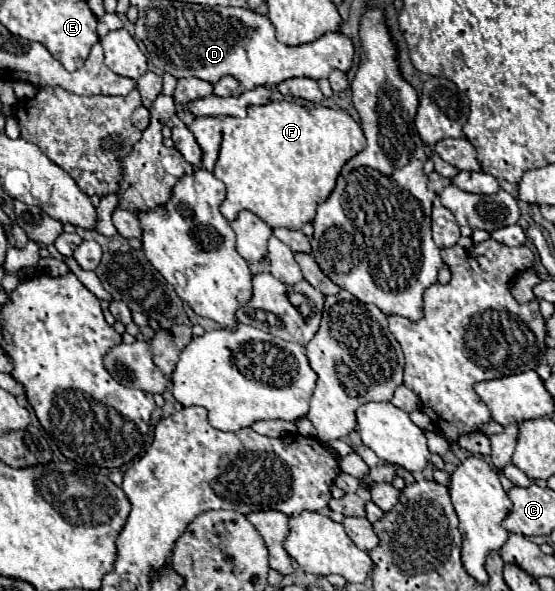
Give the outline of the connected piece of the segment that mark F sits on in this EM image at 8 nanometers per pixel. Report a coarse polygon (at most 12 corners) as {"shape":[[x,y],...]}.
{"shape":[[294,101],[196,117],[202,165],[270,227],[300,229],[366,145]]}

